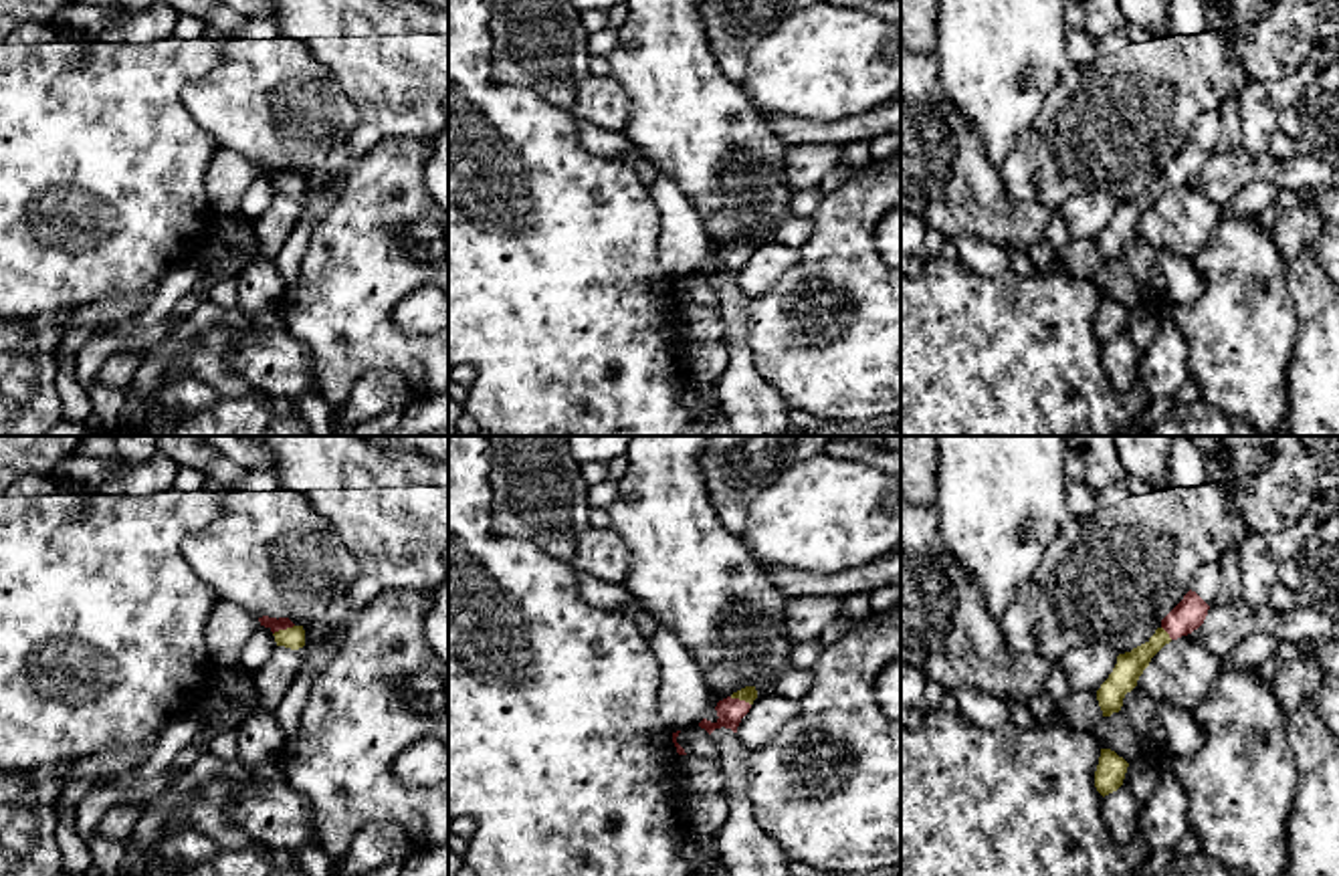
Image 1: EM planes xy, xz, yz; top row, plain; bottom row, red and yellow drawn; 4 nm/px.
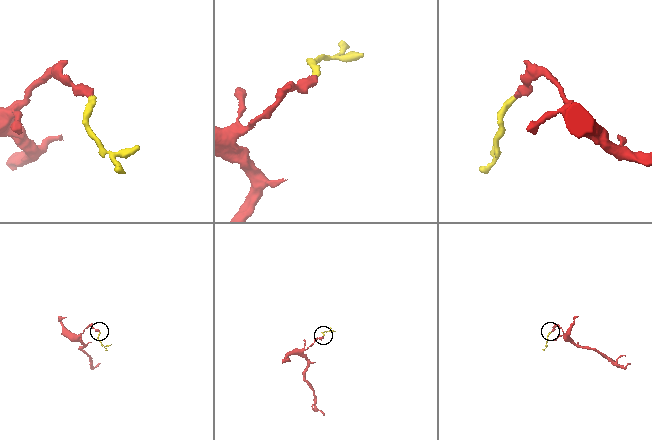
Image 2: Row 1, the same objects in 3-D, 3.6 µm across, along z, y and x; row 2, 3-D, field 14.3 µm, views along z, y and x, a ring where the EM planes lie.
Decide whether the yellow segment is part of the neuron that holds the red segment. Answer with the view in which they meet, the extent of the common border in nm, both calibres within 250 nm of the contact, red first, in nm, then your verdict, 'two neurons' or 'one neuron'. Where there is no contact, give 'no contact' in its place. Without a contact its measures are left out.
xy | 100 nm | 50/90 nm | one neuron

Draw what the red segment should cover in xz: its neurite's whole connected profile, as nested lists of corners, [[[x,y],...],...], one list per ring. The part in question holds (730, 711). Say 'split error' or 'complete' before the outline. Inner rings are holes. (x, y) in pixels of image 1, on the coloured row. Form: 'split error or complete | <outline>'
split error | [[[745,686],[717,702],[715,710],[719,719],[715,723],[703,719],[699,727],[705,729],[709,735],[721,727],[737,733],[741,719],[749,713],[755,698],[757,698],[755,686]]]

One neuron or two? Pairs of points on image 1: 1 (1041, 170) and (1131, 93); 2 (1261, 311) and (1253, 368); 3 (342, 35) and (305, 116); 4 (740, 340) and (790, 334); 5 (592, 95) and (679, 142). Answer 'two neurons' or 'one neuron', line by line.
1: one neuron
2: one neuron
3: two neurons
4: two neurons
5: two neurons

